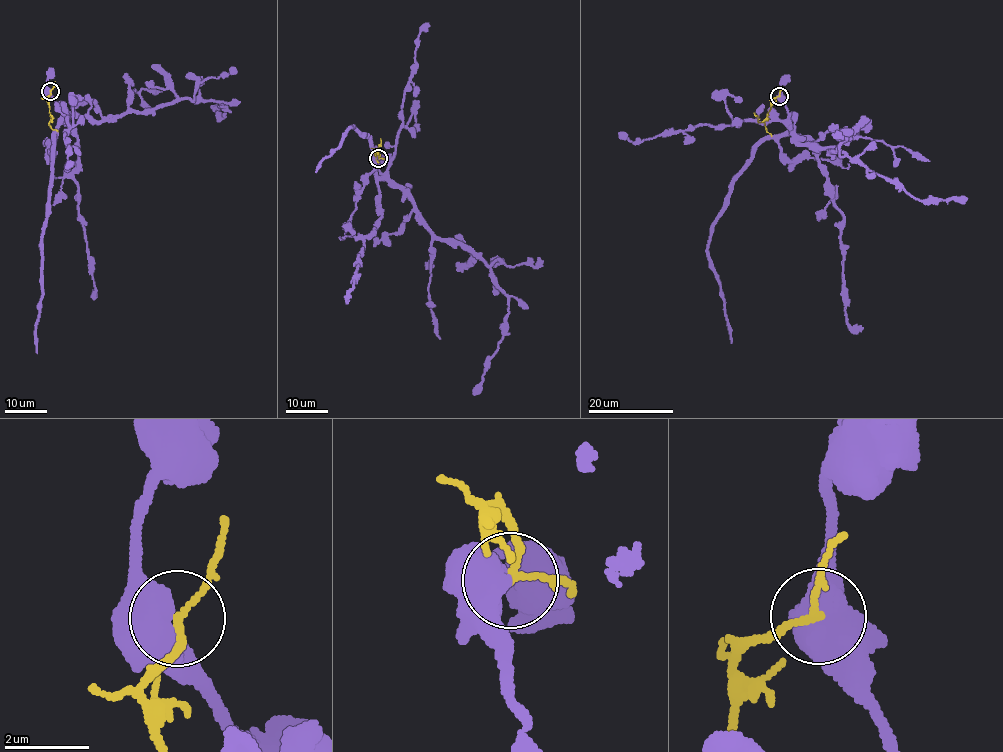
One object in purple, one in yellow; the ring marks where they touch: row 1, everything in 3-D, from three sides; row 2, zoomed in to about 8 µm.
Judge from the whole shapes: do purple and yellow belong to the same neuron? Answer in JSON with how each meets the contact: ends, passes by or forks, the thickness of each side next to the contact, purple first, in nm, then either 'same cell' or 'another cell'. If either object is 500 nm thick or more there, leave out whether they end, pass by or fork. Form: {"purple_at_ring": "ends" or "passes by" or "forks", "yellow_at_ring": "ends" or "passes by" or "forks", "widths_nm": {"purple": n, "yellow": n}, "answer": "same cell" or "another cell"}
{"widths_nm": {"purple": 950, "yellow": 140}, "answer": "another cell"}

